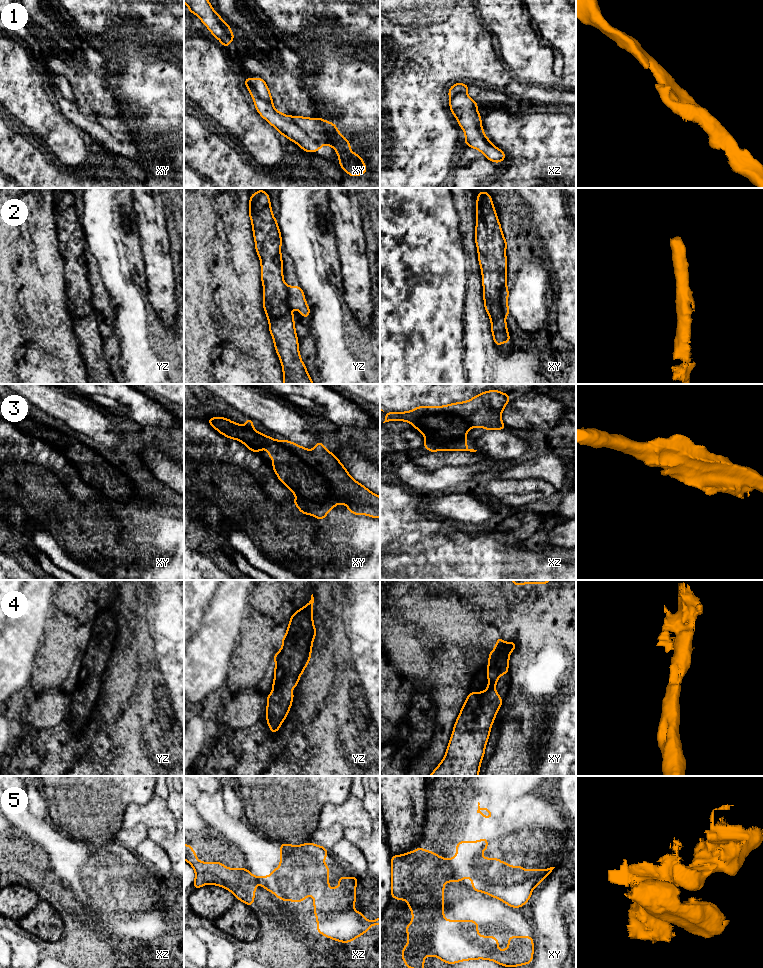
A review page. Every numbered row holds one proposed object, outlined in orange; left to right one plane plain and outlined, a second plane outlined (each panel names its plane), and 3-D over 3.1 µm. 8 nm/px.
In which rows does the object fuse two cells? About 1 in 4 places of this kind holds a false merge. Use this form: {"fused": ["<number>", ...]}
{"fused": ["1", "5"]}

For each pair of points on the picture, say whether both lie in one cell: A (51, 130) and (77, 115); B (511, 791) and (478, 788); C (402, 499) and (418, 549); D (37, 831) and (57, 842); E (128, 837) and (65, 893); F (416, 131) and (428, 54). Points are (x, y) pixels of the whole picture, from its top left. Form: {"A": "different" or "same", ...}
{"A": "different", "B": "same", "C": "same", "D": "same", "E": "different", "F": "same"}

